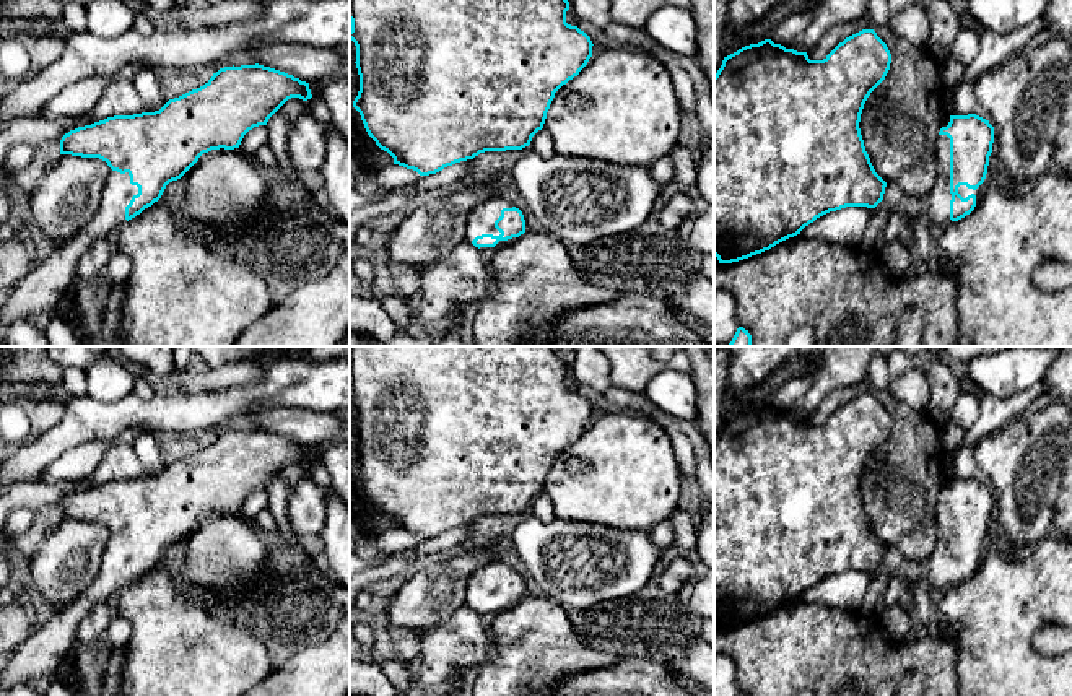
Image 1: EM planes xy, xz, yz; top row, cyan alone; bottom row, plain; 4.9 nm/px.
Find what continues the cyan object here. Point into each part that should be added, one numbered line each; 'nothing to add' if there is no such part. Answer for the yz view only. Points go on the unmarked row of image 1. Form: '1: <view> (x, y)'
1: yz (939, 561)

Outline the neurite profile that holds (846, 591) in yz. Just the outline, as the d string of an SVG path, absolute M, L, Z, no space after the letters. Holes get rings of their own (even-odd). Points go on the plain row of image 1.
M846 571L817 582L800 598L857 613L874 577L875 572Z

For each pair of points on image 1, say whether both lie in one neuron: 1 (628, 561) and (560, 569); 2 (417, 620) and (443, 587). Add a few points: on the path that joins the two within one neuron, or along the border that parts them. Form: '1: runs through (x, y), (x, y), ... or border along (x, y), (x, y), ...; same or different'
1: runs through (612, 563), (576, 563); same
2: runs through (418, 612), (435, 595); same

